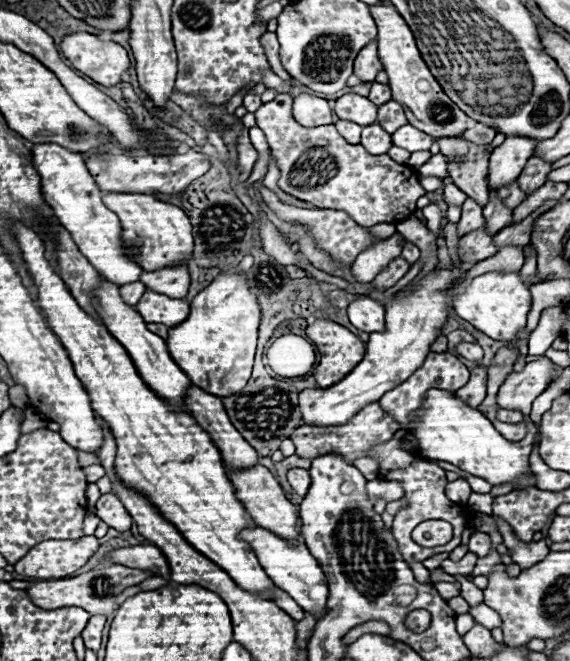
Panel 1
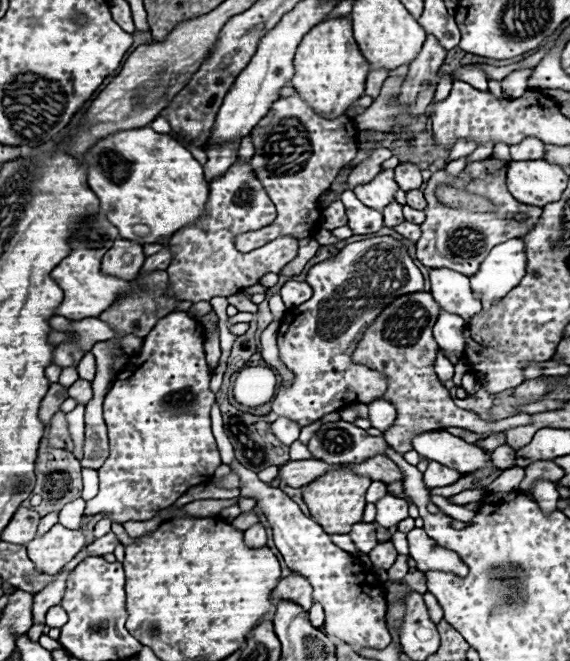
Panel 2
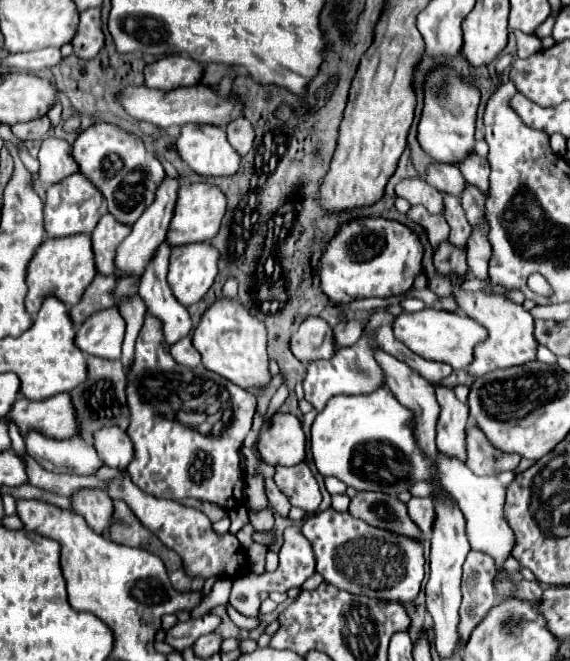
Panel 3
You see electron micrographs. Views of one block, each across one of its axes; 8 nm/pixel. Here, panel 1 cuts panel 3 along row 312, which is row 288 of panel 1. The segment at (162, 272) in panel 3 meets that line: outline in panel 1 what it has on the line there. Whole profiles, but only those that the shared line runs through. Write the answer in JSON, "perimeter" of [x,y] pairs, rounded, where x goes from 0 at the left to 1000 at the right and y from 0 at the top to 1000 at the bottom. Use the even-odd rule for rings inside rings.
{"perimeter":[[[288,402],[281,408],[253,411],[246,427],[298,451],[323,451],[333,436],[333,408],[330,402]]]}

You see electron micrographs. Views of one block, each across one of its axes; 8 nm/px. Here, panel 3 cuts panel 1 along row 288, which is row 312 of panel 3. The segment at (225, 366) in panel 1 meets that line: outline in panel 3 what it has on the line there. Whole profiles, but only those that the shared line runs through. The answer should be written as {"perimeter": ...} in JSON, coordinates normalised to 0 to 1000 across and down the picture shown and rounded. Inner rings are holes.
{"perimeter":[[[382,451],[351,481],[337,505],[337,520],[354,539],[354,551],[400,572],[421,587],[467,584],[474,578],[470,536],[467,536],[467,496],[463,487],[435,472],[418,451]]]}

